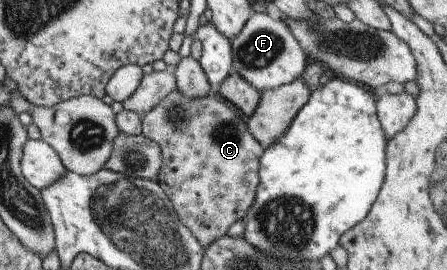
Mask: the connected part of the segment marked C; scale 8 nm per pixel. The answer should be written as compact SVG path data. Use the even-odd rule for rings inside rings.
M170 68L165 71L153 71L150 74L144 74L139 81L137 90L135 90L128 99L125 99L122 102L122 106L123 109L136 112L141 116L142 135L158 144L162 163L160 164L155 183L166 194L166 197L169 199L169 202L171 202L172 209L175 211L177 218L181 221L181 224L184 224L189 229L189 232L191 232L202 248L209 246L209 244L211 244L216 238L225 234L227 232L227 228L229 228L233 222L242 219L245 216L247 209L253 202L259 182L258 164L263 149L261 148L261 145L248 133L246 130L246 124L244 124L243 120L235 114L233 106L229 106L227 101L223 101L218 95L216 96L213 94L207 94L204 97L196 99L187 98L183 93L180 93L176 89L176 80Z

